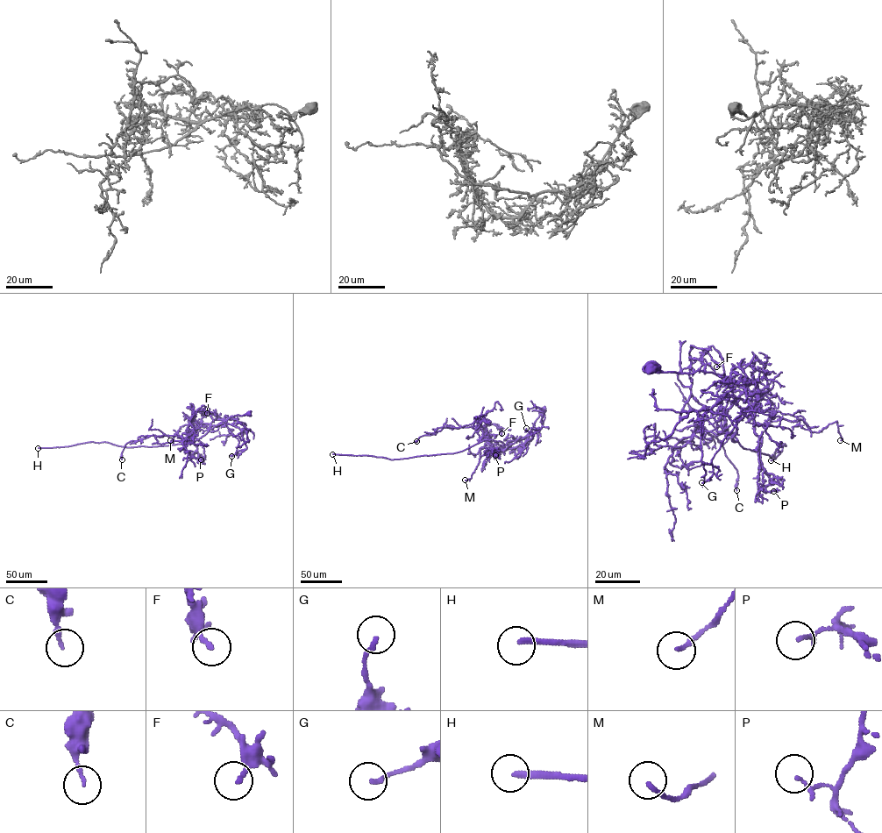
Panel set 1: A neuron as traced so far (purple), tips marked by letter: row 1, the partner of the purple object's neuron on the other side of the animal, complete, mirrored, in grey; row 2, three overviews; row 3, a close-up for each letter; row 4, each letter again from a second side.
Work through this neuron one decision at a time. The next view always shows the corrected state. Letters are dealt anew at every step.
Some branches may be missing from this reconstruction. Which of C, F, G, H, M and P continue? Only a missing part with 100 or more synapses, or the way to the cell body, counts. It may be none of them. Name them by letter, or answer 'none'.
H

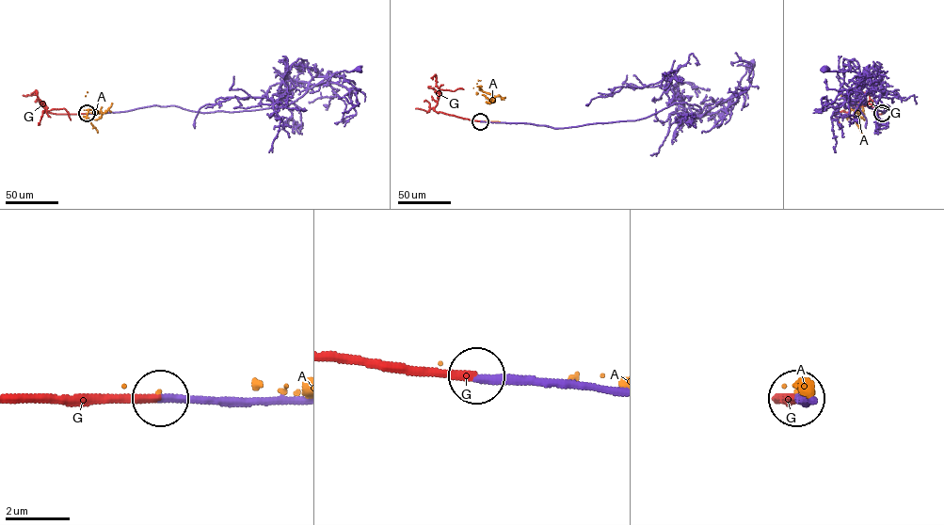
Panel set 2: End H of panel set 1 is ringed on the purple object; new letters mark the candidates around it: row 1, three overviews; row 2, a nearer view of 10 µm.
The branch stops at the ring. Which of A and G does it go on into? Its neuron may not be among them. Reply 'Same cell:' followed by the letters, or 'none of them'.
Same cell: G

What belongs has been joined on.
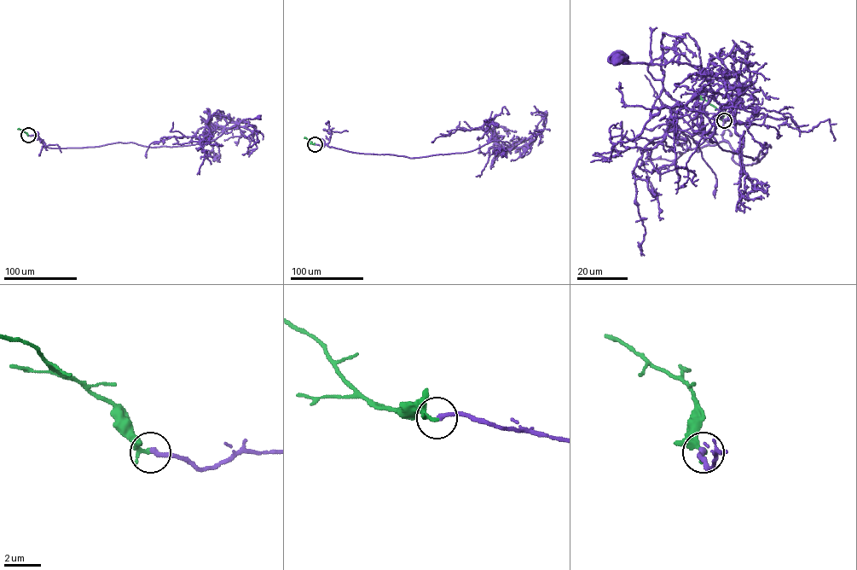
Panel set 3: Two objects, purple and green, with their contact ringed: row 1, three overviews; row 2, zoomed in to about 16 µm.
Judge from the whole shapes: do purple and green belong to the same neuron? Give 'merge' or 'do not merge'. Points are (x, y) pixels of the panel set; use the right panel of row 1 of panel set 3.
merge

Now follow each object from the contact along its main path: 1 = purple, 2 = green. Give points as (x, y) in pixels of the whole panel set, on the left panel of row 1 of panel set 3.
1: (28, 135), (37, 134), (44, 146), (51, 148), (119, 142), (176, 147), (214, 140), (242, 119), (258, 118)
2: (28, 135), (18, 129)

